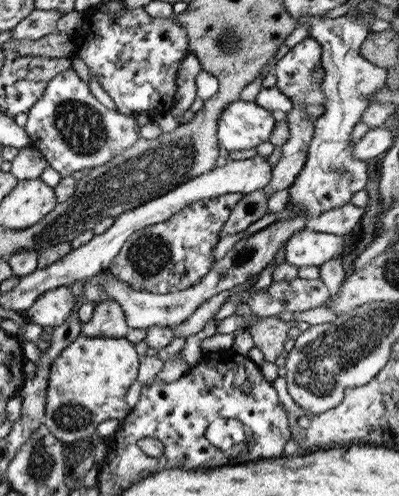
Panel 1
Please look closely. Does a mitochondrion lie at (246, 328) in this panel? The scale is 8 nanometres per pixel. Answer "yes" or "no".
no

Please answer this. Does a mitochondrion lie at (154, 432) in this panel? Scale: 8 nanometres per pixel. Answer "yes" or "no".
no

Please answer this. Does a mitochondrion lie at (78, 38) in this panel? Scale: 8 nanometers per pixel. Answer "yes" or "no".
no

